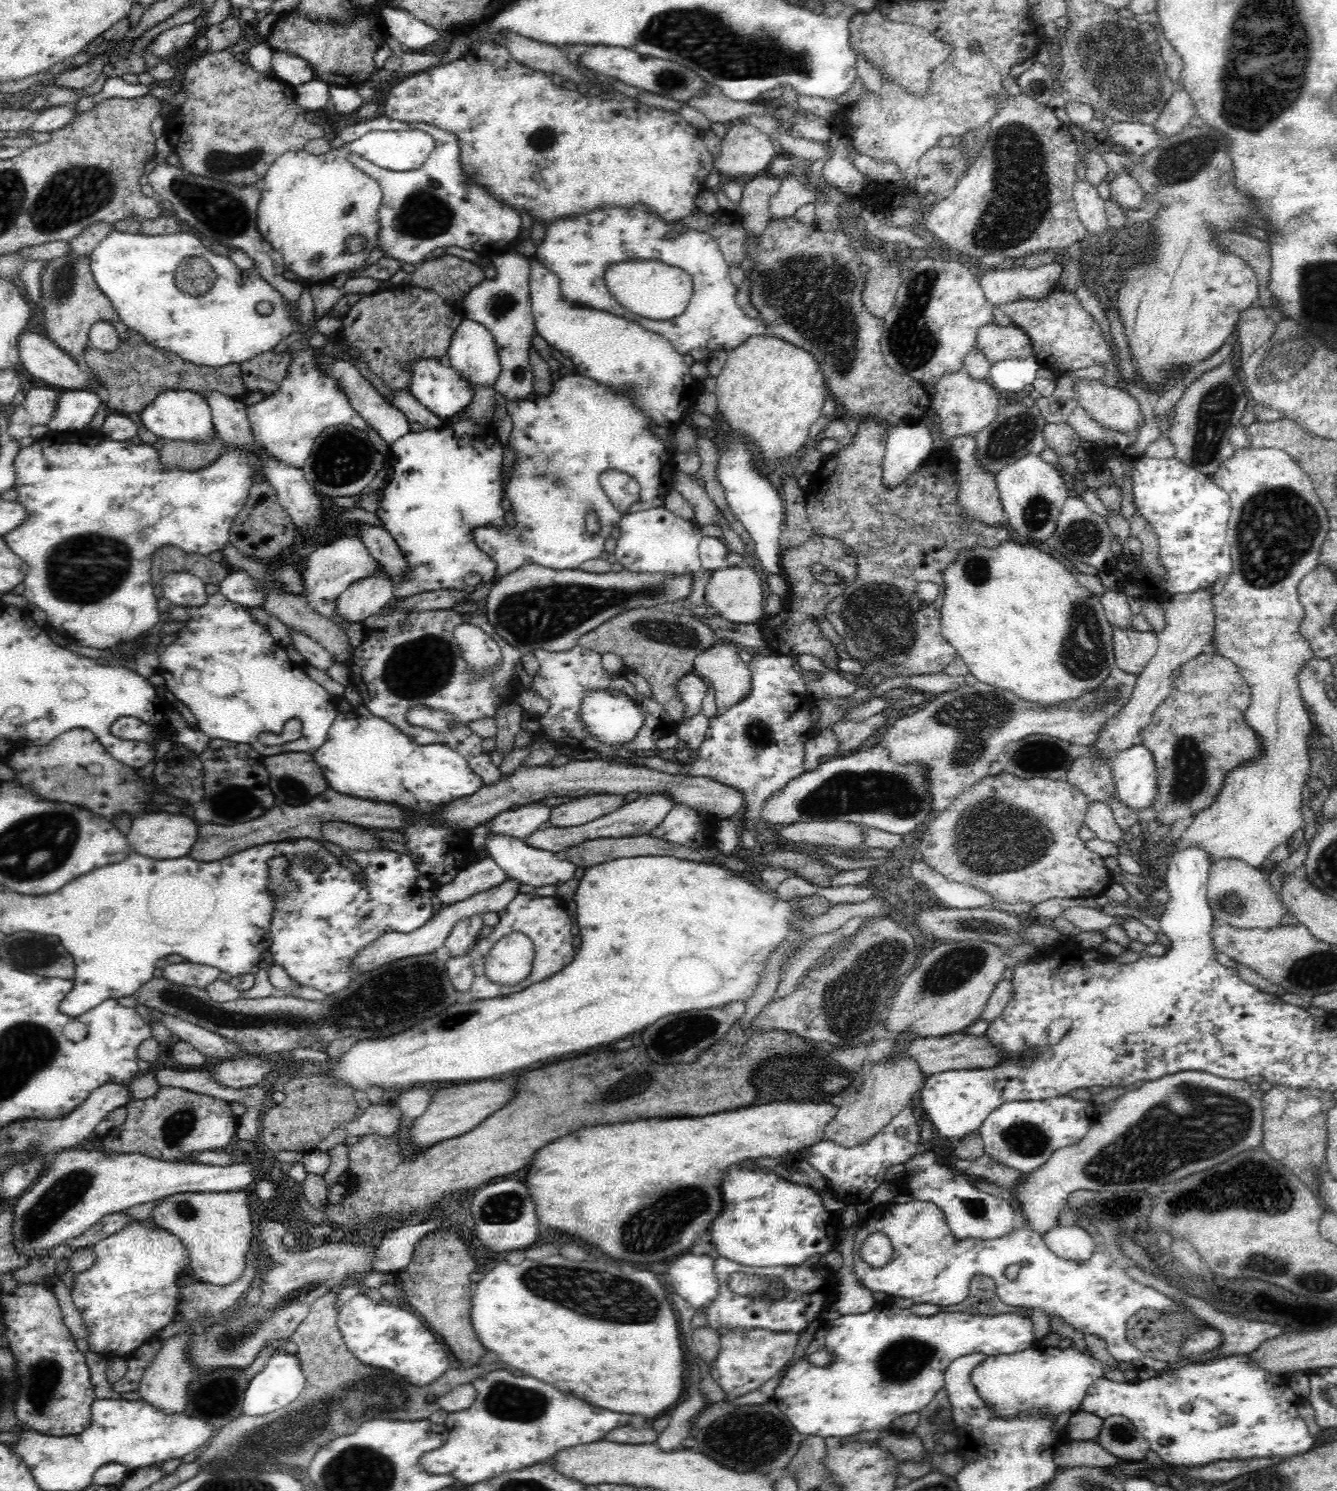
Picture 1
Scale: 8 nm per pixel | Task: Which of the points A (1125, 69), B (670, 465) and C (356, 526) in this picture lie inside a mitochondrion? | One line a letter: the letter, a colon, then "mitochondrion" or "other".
A: mitochondrion
B: other
C: other

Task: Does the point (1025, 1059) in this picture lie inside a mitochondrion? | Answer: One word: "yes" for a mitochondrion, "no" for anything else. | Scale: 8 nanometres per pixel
yes

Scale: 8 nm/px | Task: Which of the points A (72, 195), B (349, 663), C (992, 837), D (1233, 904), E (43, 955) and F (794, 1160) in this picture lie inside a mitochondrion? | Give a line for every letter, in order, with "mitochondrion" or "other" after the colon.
A: mitochondrion
B: other
C: mitochondrion
D: mitochondrion
E: mitochondrion
F: other

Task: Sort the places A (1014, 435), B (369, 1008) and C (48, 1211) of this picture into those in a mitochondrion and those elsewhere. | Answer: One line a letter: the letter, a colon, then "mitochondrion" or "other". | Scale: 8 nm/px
A: mitochondrion
B: mitochondrion
C: mitochondrion

